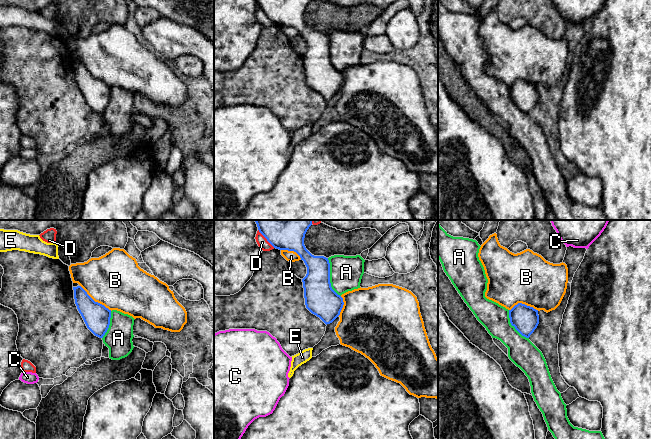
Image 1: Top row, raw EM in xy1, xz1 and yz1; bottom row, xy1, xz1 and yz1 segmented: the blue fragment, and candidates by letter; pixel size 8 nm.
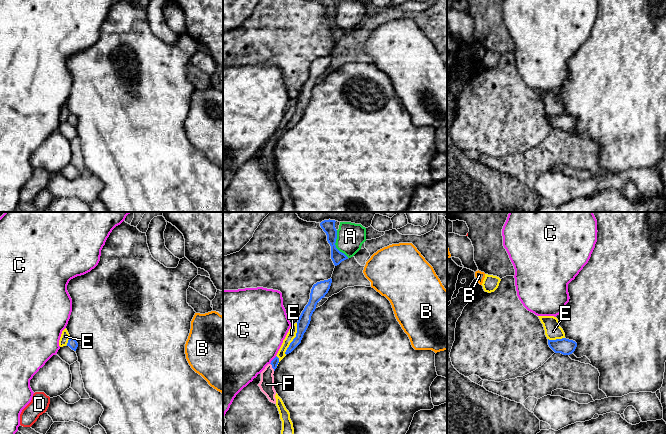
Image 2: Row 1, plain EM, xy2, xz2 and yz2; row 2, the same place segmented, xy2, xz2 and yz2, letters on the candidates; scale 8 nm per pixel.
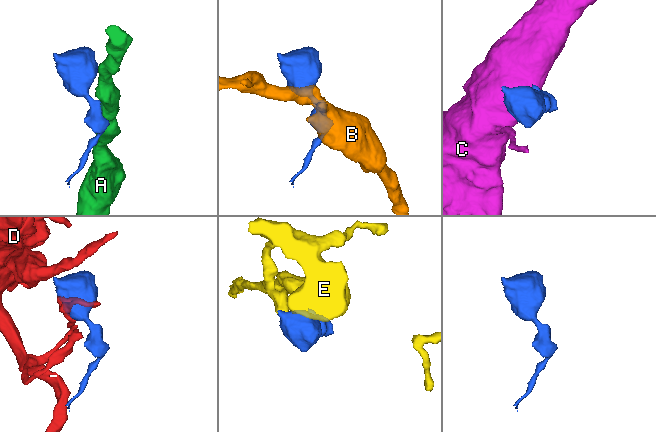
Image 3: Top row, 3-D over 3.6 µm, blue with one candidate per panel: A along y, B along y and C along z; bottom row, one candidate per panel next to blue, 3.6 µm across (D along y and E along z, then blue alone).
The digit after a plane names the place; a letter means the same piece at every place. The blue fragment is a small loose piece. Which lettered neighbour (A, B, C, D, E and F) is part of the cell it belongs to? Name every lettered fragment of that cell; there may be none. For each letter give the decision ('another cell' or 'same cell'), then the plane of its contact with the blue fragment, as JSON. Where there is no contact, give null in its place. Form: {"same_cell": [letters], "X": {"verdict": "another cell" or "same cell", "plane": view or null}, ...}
{"same_cell": ["F"], "A": {"verdict": "another cell", "plane": "xz1"}, "B": {"verdict": "another cell", "plane": "xy1"}, "C": {"verdict": "another cell", "plane": "xz2"}, "D": {"verdict": "another cell", "plane": "xz1"}, "E": {"verdict": "another cell", "plane": "xz2"}, "F": {"verdict": "same cell", "plane": "xz2"}}

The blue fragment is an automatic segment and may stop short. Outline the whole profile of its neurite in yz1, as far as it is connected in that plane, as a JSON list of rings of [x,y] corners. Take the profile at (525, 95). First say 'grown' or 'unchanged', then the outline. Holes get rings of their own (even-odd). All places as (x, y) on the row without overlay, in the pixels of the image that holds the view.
unchanged; [[[518,79],[509,86],[510,99],[524,113],[529,114],[539,100],[538,86]]]

